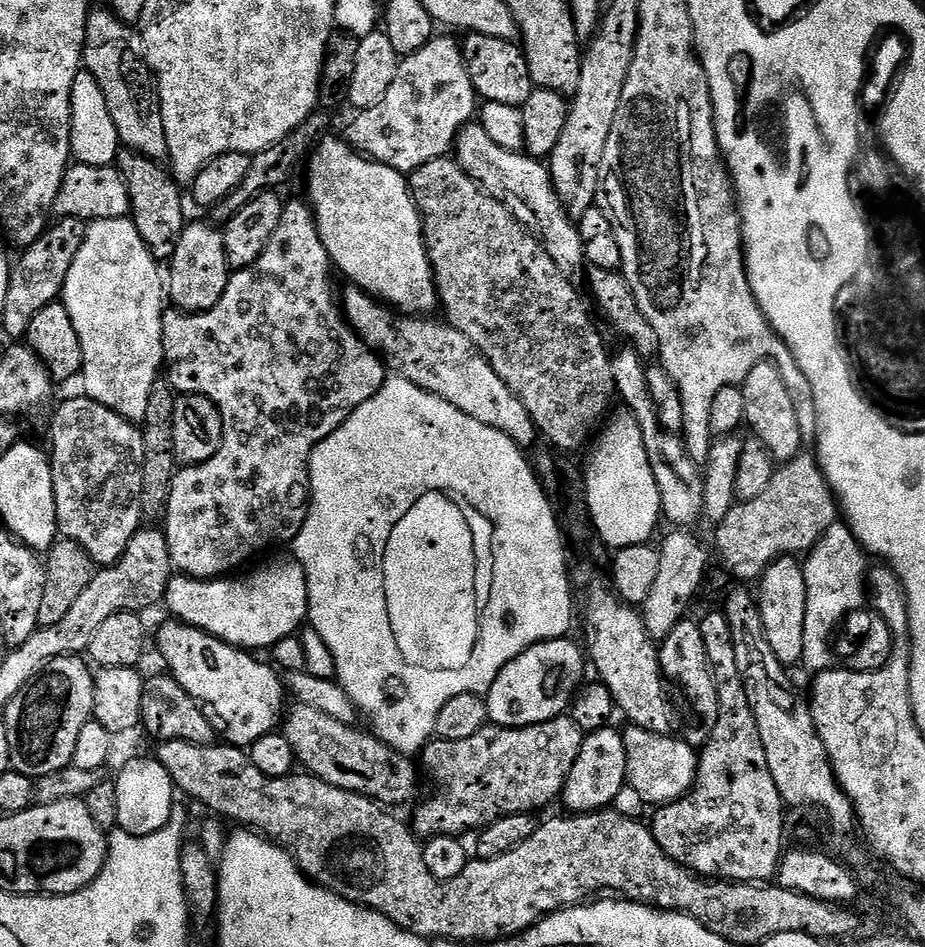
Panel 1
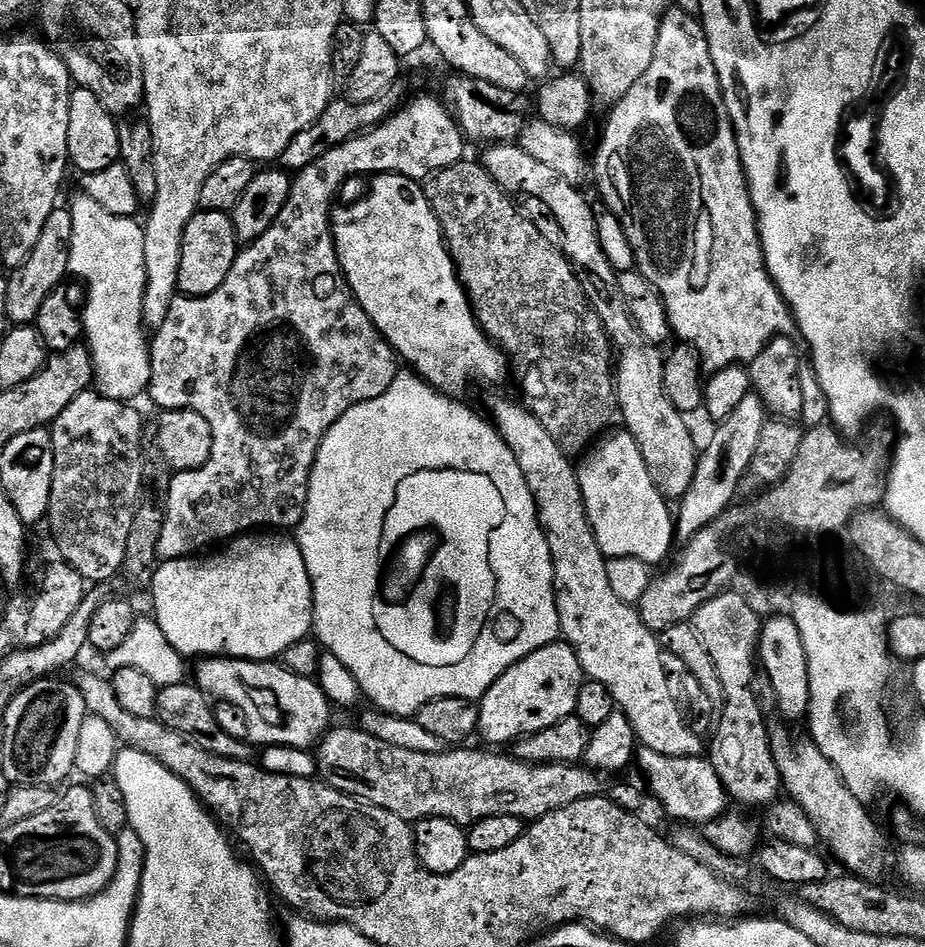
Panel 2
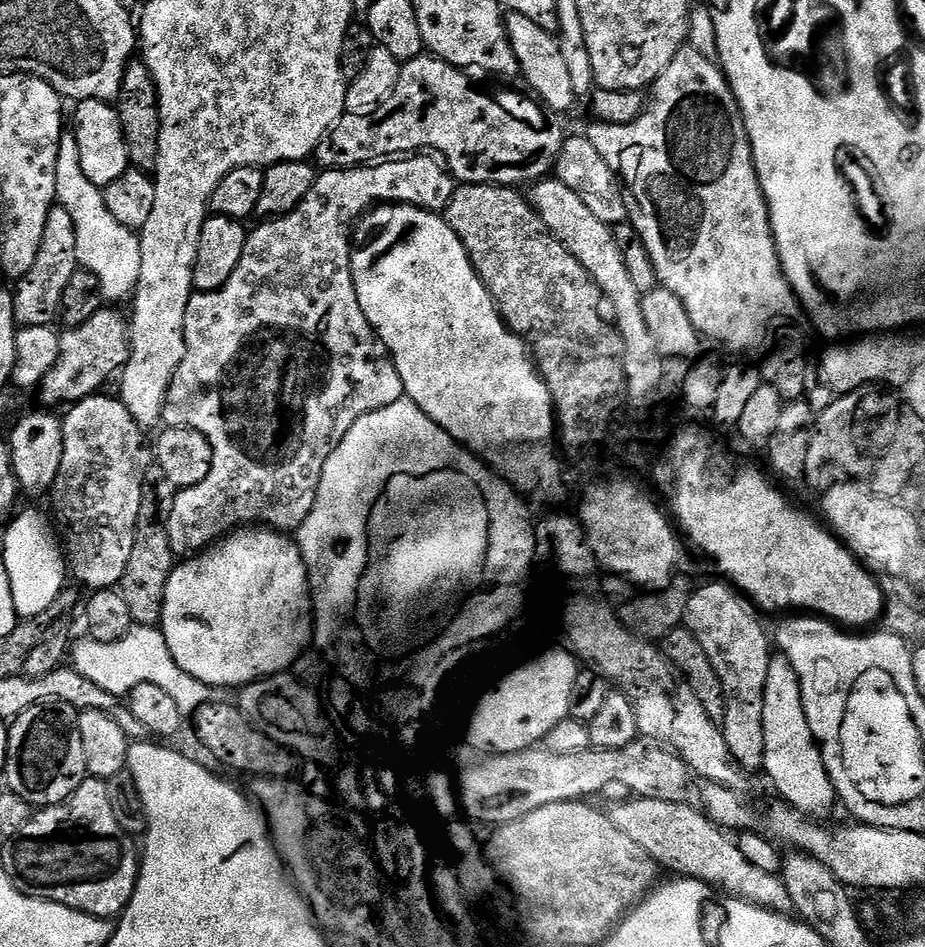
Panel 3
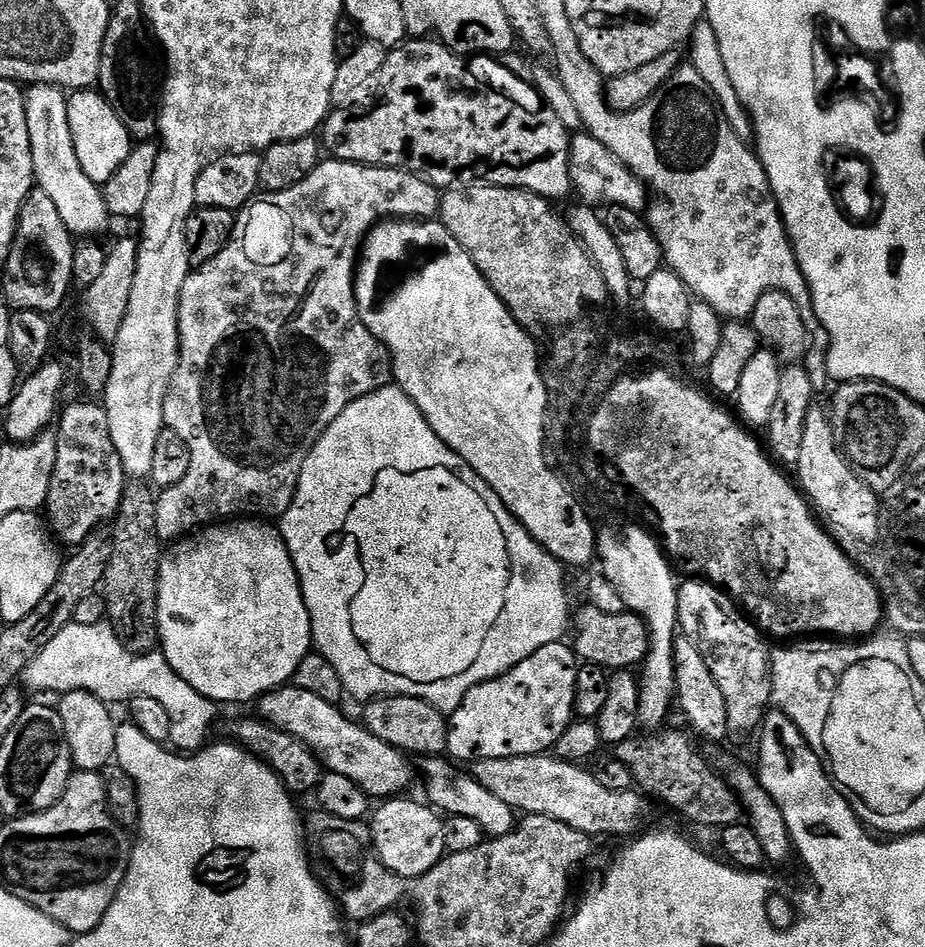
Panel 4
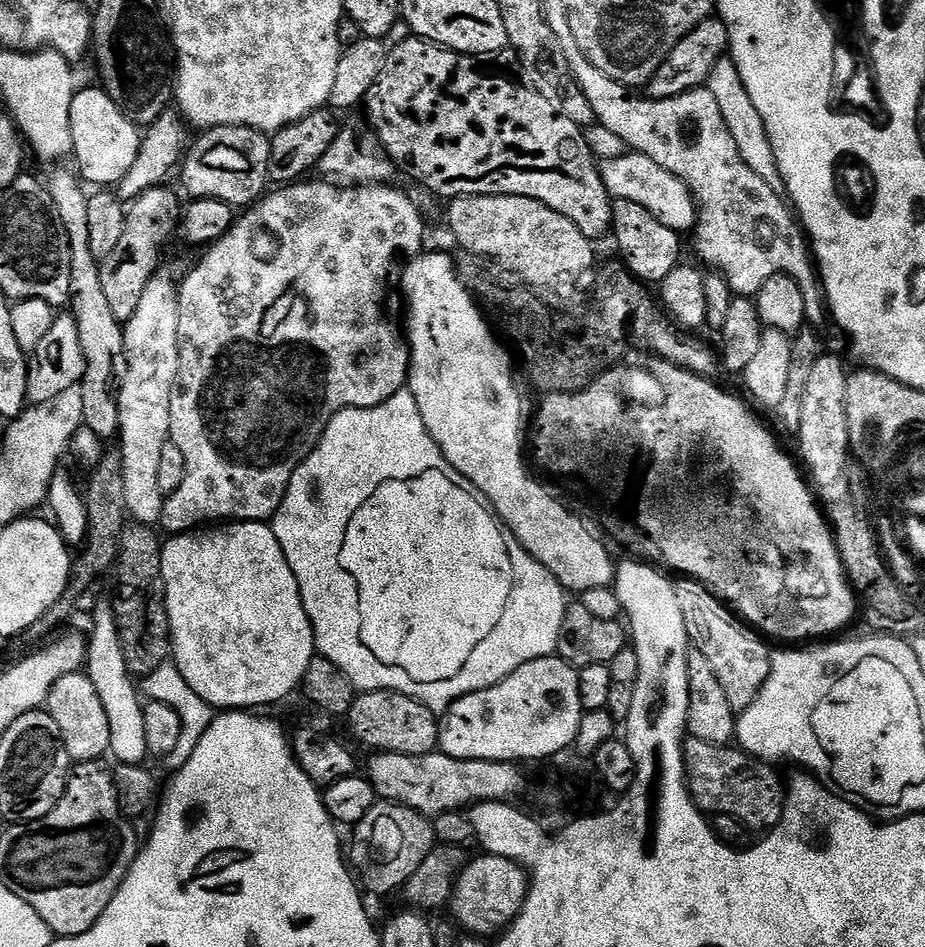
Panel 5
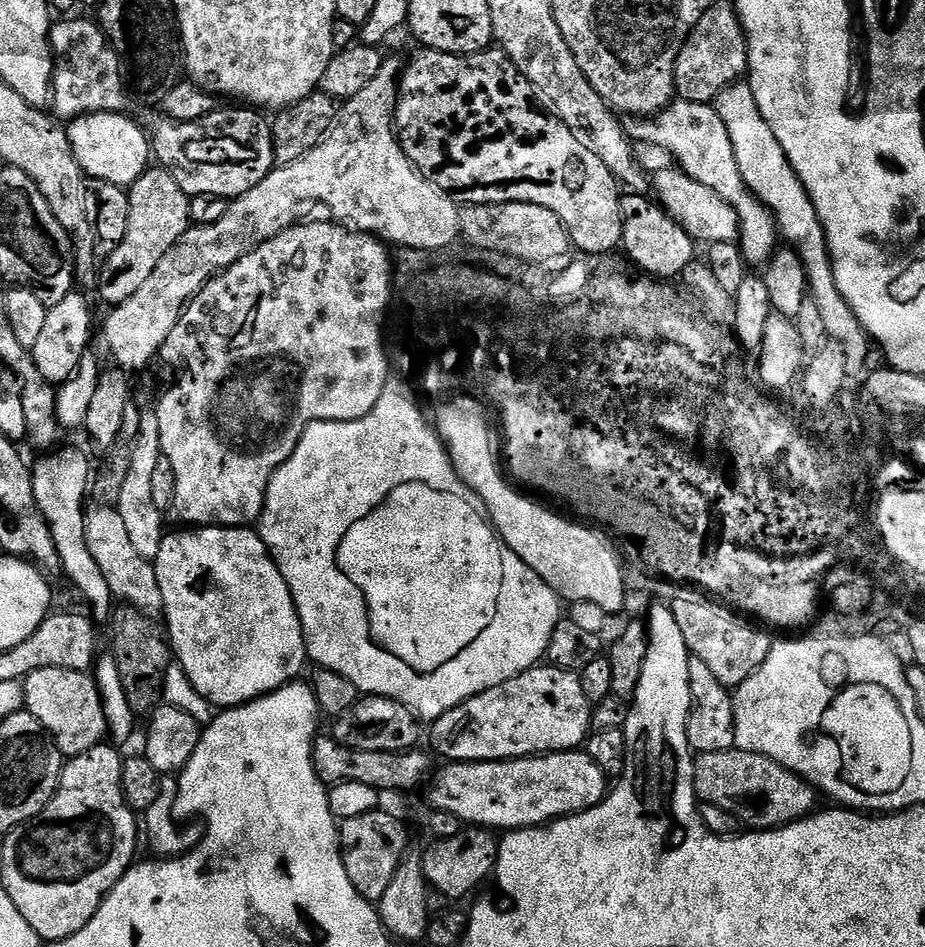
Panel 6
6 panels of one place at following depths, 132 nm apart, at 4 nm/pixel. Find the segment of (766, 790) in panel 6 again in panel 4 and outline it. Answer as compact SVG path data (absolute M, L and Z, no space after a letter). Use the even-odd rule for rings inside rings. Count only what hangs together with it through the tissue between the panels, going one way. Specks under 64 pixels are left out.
M657 731L655 734L637 735L631 740L615 745L615 759L626 762L634 774L639 791L647 794L653 801L661 800L668 808L673 808L680 816L685 816L692 824L701 824L704 828L719 830L739 824L742 820L740 799L734 794L734 790L728 785L723 775L716 773L716 768L700 753L700 748L684 732Z

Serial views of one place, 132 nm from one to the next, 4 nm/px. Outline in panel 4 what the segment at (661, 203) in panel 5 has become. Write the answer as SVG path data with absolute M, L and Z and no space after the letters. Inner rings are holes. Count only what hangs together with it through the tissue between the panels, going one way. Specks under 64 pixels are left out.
M581 130L569 139L570 178L575 195L581 196L588 206L626 206L626 210L634 210L641 214L647 213L650 193L634 173L631 172L598 138L589 136Z

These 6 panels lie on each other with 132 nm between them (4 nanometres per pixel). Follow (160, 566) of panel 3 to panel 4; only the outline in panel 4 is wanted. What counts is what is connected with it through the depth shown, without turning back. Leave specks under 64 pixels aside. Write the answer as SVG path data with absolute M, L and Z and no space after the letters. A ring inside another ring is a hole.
M129 483L125 487L116 519L111 525L112 553L106 566L102 595L108 605L107 619L116 629L118 638L131 652L155 652L160 642L156 615L162 541L156 521L157 499L157 493L147 483Z

